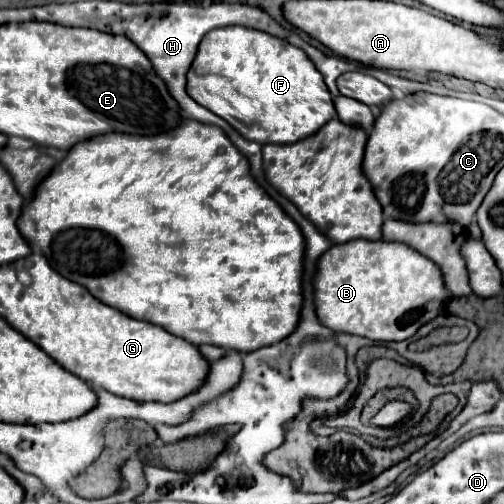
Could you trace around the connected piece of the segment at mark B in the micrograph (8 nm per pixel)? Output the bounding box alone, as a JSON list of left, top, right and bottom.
[312,239,452,341]

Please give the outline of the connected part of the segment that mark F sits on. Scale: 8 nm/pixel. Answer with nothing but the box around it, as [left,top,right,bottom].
[186,25,336,145]

